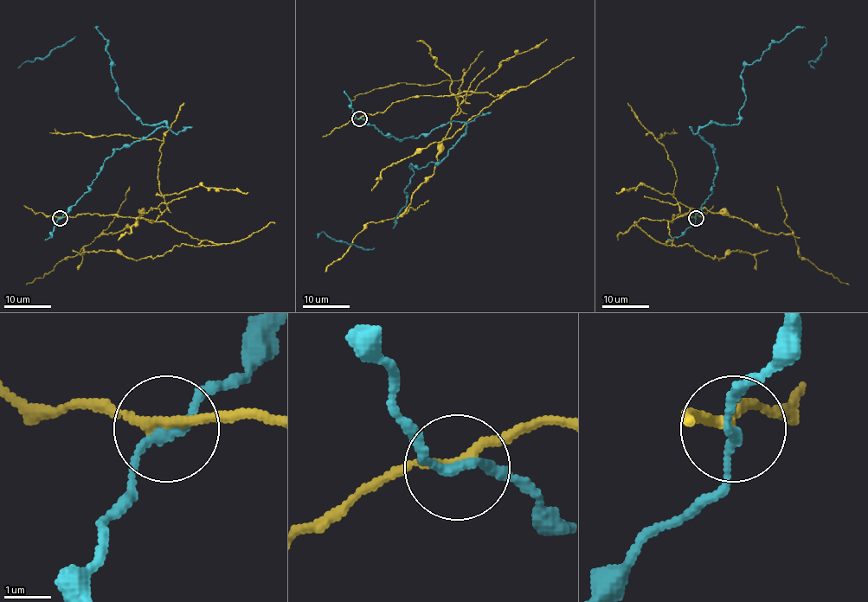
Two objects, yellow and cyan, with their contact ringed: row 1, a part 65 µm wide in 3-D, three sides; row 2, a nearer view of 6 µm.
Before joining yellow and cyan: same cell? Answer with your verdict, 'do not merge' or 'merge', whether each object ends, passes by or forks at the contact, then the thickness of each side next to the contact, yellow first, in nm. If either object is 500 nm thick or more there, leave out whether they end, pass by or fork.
do not merge | yellow passes by | cyan passes by | 180/190 nm

